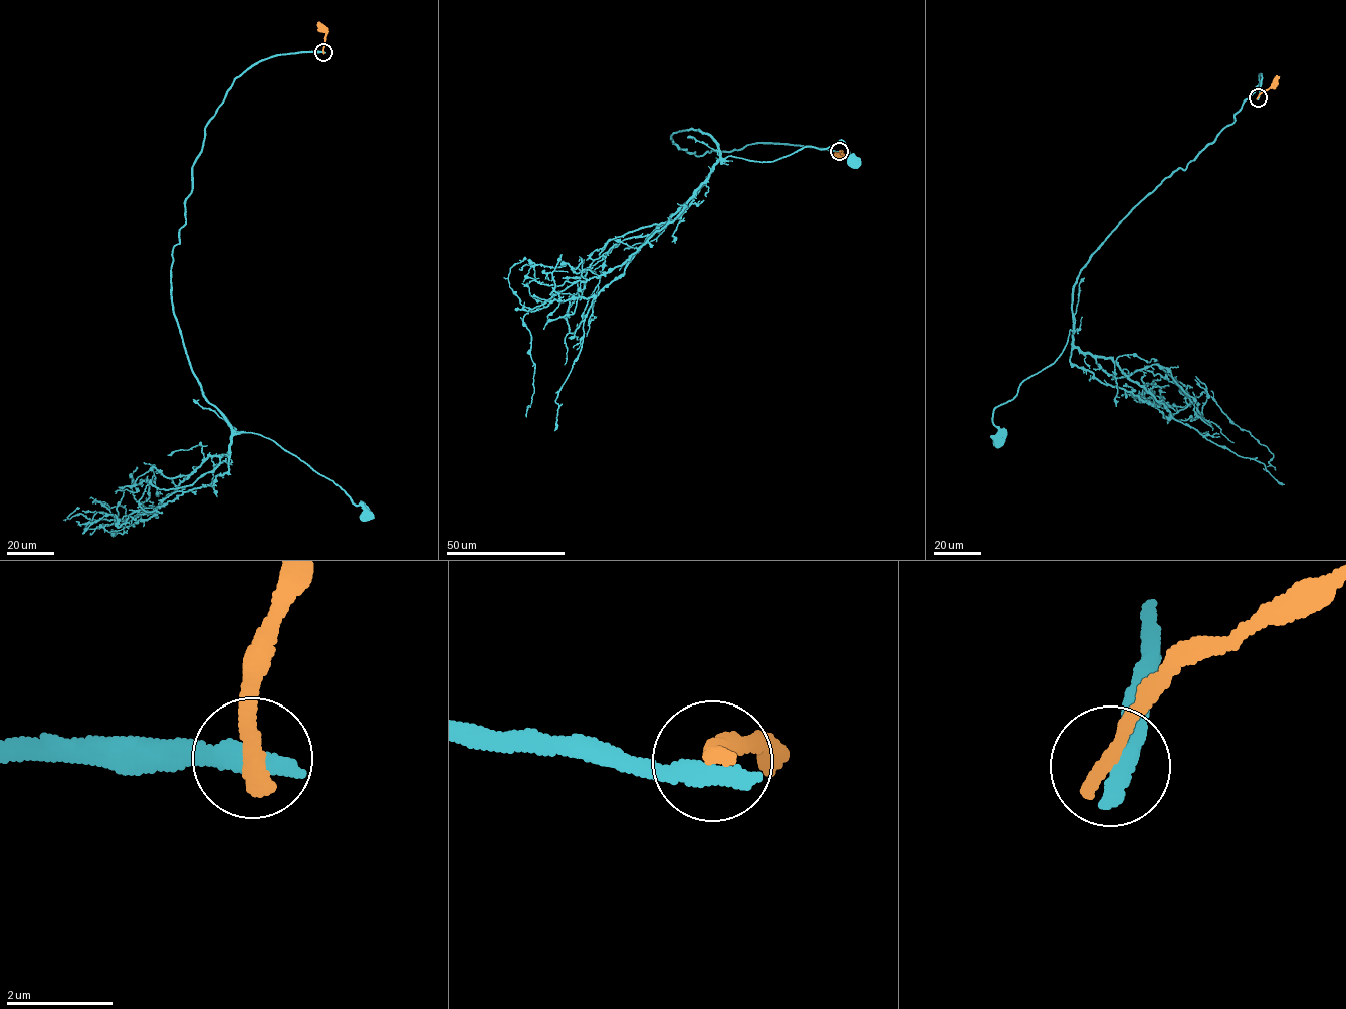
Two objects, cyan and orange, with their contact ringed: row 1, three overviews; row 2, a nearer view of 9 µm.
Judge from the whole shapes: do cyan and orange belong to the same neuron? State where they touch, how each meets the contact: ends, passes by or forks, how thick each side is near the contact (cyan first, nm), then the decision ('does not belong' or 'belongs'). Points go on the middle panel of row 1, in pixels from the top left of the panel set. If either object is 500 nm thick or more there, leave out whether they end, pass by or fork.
at (839, 151); cyan ends there; orange ends there; 460 nm thick on the cyan side, 360 nm on the other; does not belong

